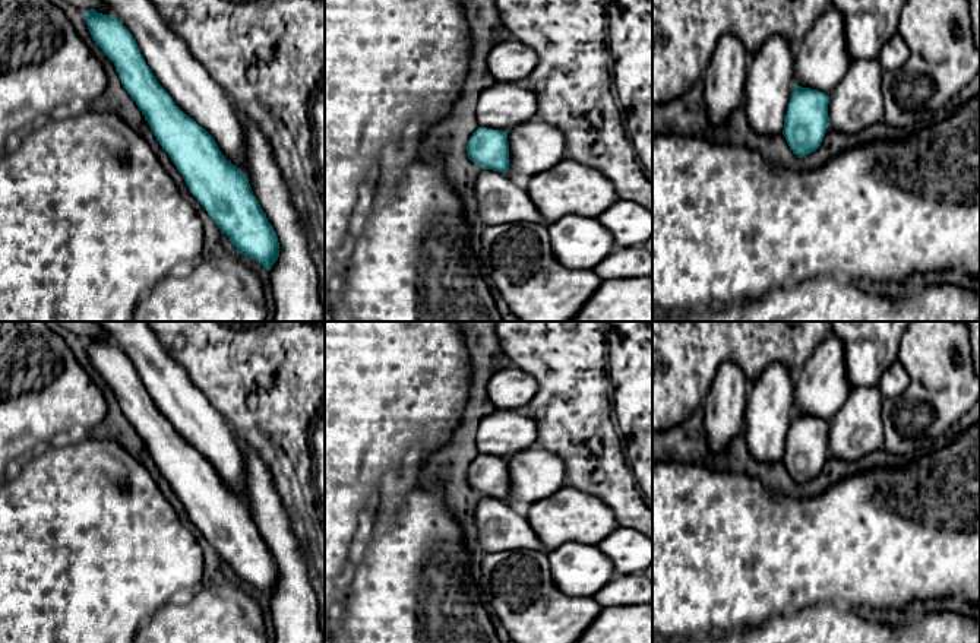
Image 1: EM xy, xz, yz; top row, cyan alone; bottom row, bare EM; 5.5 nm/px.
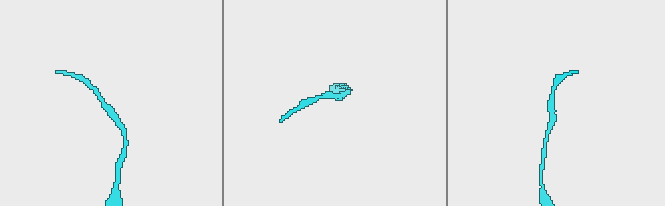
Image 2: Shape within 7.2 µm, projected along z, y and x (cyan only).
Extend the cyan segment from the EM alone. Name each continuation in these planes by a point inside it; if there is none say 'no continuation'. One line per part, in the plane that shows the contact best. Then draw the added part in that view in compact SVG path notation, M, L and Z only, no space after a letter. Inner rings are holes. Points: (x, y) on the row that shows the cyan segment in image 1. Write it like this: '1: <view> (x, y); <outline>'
no continuation

